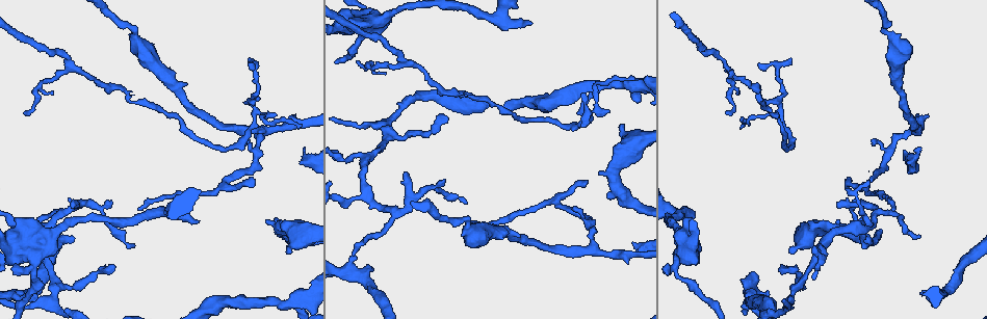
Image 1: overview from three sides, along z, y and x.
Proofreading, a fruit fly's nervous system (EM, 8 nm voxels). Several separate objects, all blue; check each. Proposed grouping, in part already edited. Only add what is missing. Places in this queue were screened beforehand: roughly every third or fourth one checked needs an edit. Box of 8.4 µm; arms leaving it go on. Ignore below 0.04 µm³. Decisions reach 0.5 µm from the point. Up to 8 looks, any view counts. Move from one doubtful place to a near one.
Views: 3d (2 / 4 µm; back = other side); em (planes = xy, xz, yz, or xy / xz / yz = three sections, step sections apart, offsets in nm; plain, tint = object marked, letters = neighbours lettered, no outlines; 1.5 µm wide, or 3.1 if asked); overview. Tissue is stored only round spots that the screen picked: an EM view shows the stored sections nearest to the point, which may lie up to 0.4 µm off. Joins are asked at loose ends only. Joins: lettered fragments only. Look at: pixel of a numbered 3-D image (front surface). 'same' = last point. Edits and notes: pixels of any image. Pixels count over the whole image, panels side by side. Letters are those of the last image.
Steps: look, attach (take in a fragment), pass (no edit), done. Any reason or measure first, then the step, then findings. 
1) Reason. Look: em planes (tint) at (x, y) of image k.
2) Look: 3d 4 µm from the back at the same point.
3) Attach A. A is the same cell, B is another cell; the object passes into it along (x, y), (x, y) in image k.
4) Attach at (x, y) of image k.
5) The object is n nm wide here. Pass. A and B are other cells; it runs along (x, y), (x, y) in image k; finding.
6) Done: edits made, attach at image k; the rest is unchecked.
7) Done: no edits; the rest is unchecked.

Thin end. Look: 3d 2 µm at (466, 202) of image 1.

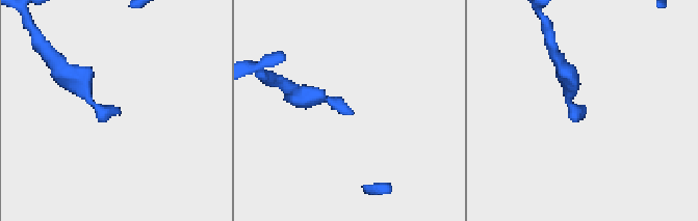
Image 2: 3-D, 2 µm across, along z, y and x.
Now the EM. Look: em xy step 8 (tint) at (121, 112) of image 2.

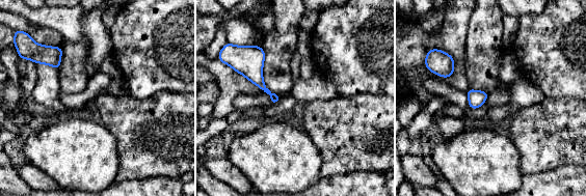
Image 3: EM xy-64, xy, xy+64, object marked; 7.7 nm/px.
Another direction. Look: em planes (letters) at the same point.

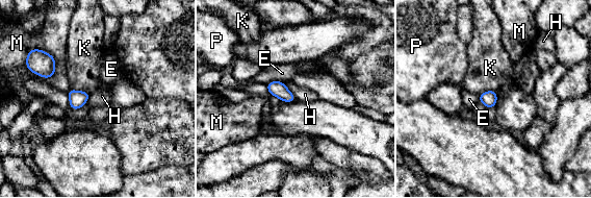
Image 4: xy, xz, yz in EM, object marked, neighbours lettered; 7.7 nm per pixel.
The object is 120 nm wide here. Pass. E, H, K, M and P are other cells; a border runs along (282, 82), (297, 99) in image 4; no lettered fragment goes on from it.

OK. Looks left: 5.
Tapers out. Look: 3d 4 µm at (573, 209) of image 1.

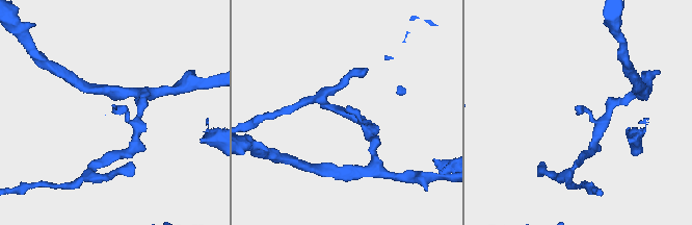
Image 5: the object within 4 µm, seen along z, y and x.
Look: em yz step 8 (plain) at (348, 110) of image 5.

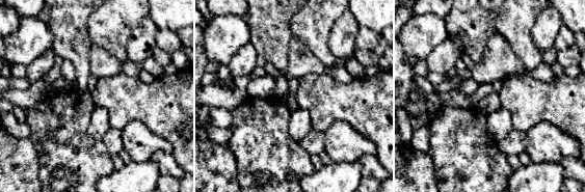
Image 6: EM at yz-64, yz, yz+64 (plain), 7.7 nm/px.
Look: em yz step 8 (letters) at the same point.

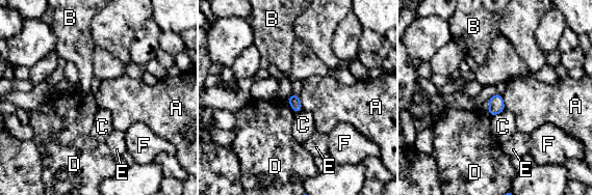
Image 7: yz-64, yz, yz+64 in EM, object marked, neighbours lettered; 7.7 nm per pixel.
Pass. A, B, C, D, E and F are other cells; no lettered fragment goes on from it.

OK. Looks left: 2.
Free end. Look: 3d 4 µm from the back at (528, 22) of image 1.

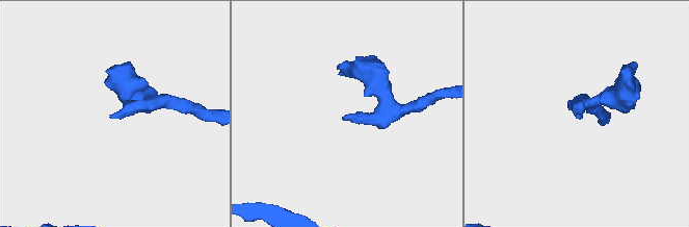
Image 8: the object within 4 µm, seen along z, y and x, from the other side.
Look: em planes (letters) at (345, 120) of image 8.

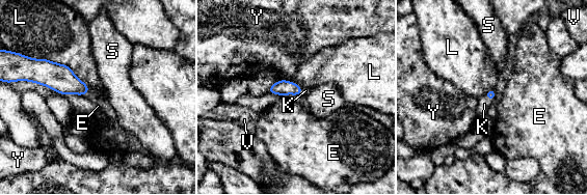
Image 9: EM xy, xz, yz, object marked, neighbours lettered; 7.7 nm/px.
Attach K. K is the same cell, E, L, S, V and Y are other cells; the object passes into it along (283, 87), (299, 86), (305, 90) in image 9; it goes on there.

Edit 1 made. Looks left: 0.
Done: edits made, attach at image 9; the rest is unchecked.

